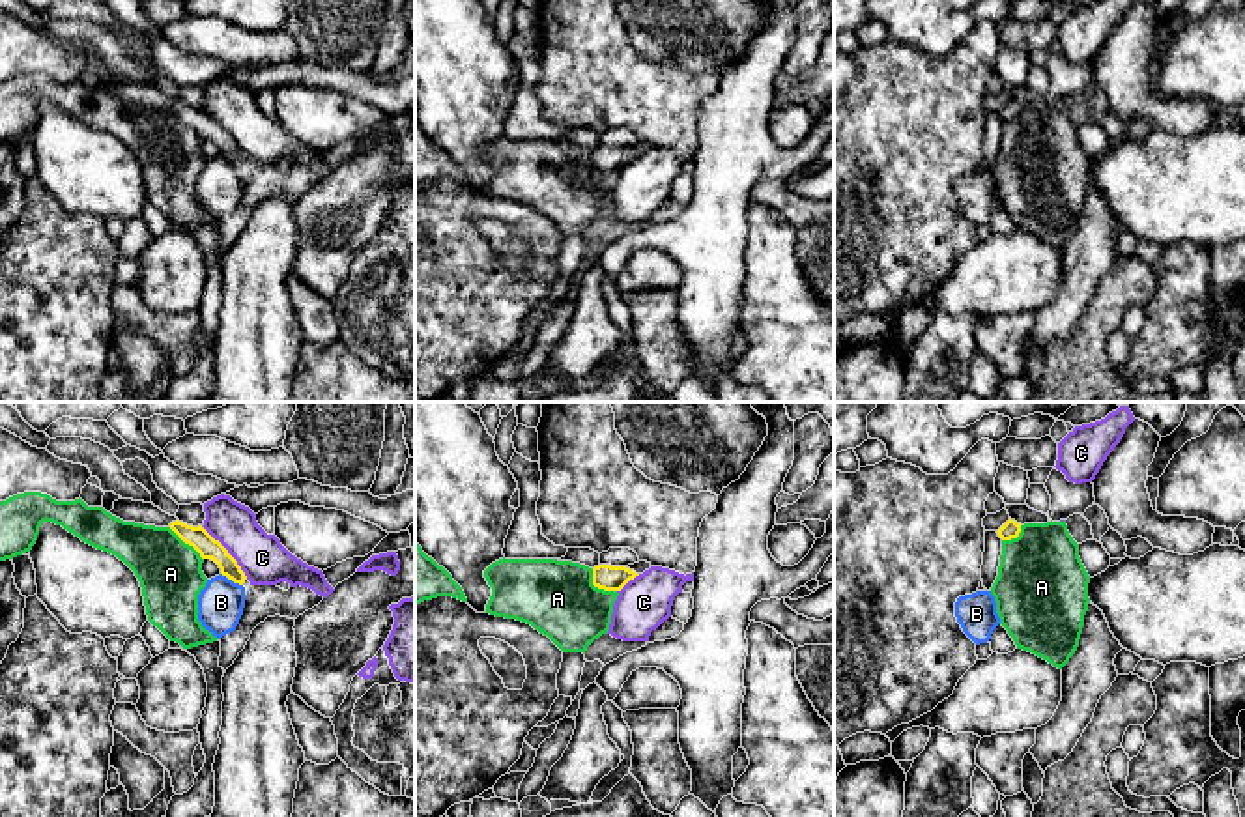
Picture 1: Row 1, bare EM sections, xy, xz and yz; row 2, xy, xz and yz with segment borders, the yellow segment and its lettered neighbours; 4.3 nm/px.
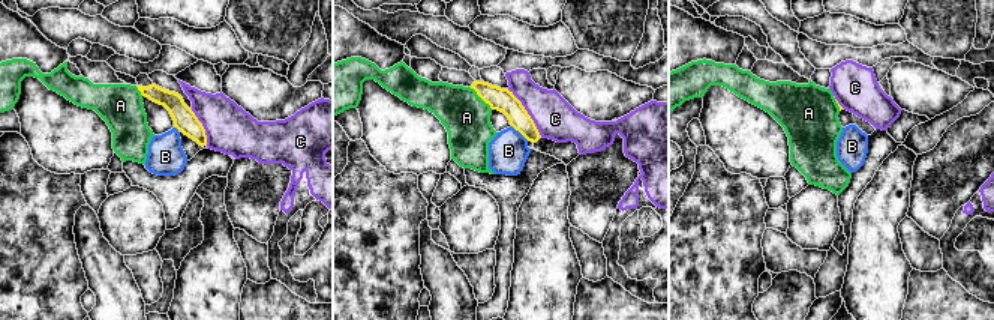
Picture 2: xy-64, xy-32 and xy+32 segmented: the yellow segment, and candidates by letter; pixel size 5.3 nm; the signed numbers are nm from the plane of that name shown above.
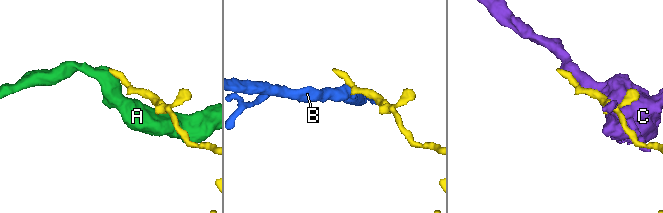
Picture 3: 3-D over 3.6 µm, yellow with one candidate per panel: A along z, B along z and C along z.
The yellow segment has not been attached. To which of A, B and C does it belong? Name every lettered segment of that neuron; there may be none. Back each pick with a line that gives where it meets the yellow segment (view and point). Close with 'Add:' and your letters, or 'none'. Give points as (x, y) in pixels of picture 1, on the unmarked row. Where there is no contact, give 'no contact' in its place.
Add: none

